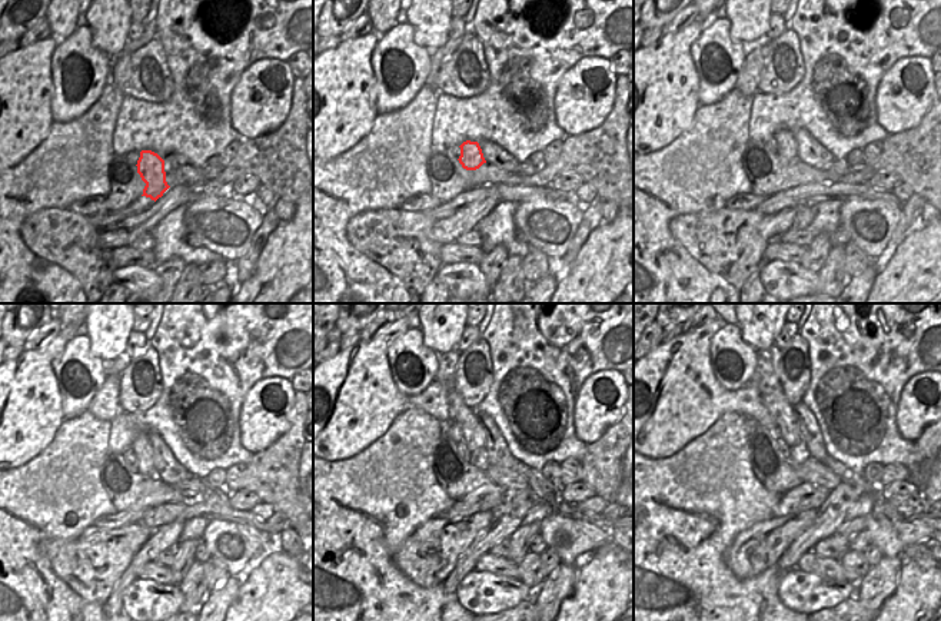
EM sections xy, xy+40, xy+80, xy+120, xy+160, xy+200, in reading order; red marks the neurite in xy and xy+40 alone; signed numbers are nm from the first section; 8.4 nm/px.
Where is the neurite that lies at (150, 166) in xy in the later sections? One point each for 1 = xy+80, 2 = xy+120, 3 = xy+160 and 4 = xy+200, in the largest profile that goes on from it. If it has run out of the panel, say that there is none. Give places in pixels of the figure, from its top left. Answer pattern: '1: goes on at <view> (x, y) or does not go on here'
1: goes on at xy+80 (788, 149)
2: goes on at xy+120 (146, 447)
3: goes on at xy+160 (474, 434)
4: goes on at xy+200 (765, 379)

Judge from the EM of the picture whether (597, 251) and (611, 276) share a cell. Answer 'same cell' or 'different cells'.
same cell

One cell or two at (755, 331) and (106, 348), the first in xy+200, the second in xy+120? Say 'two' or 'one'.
one

